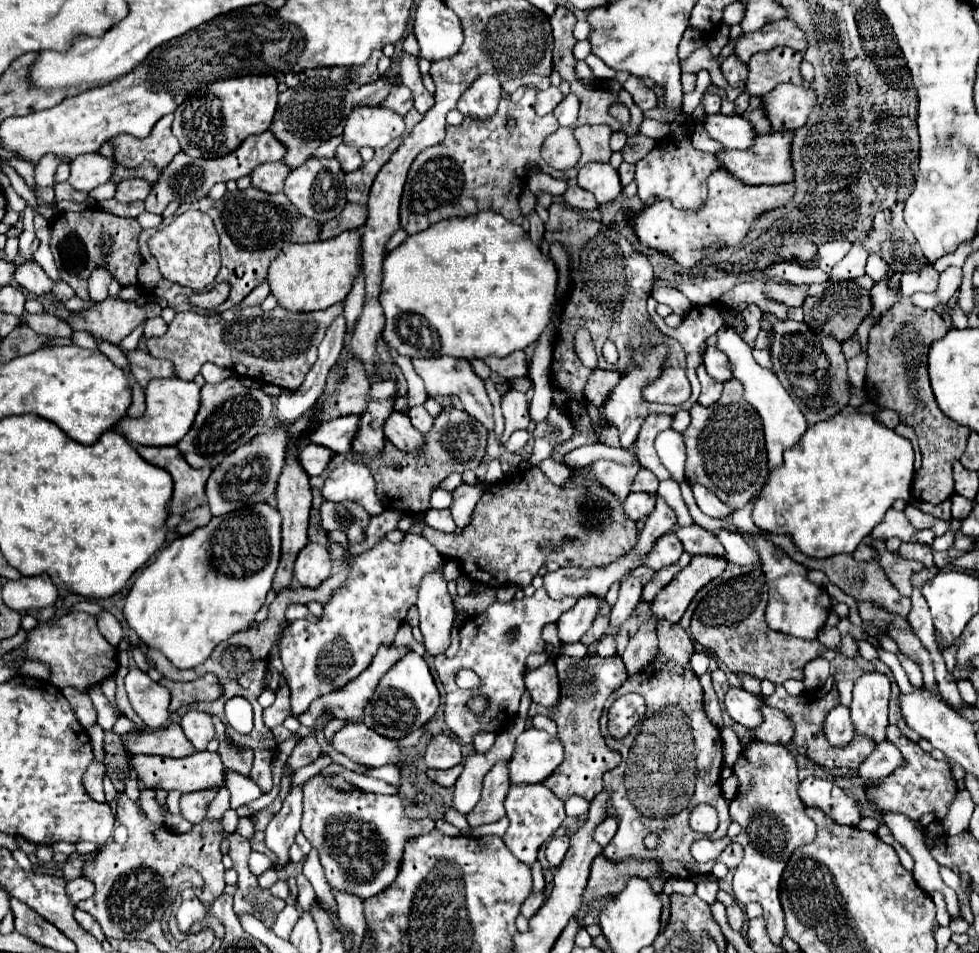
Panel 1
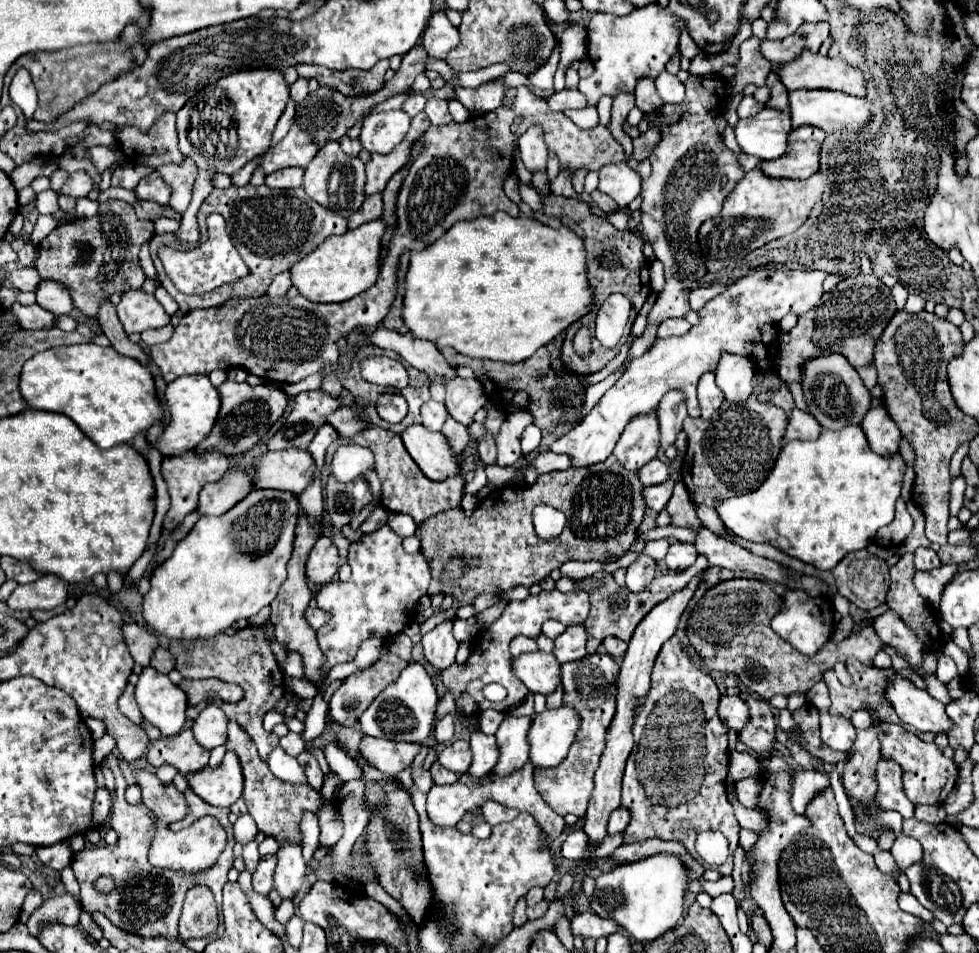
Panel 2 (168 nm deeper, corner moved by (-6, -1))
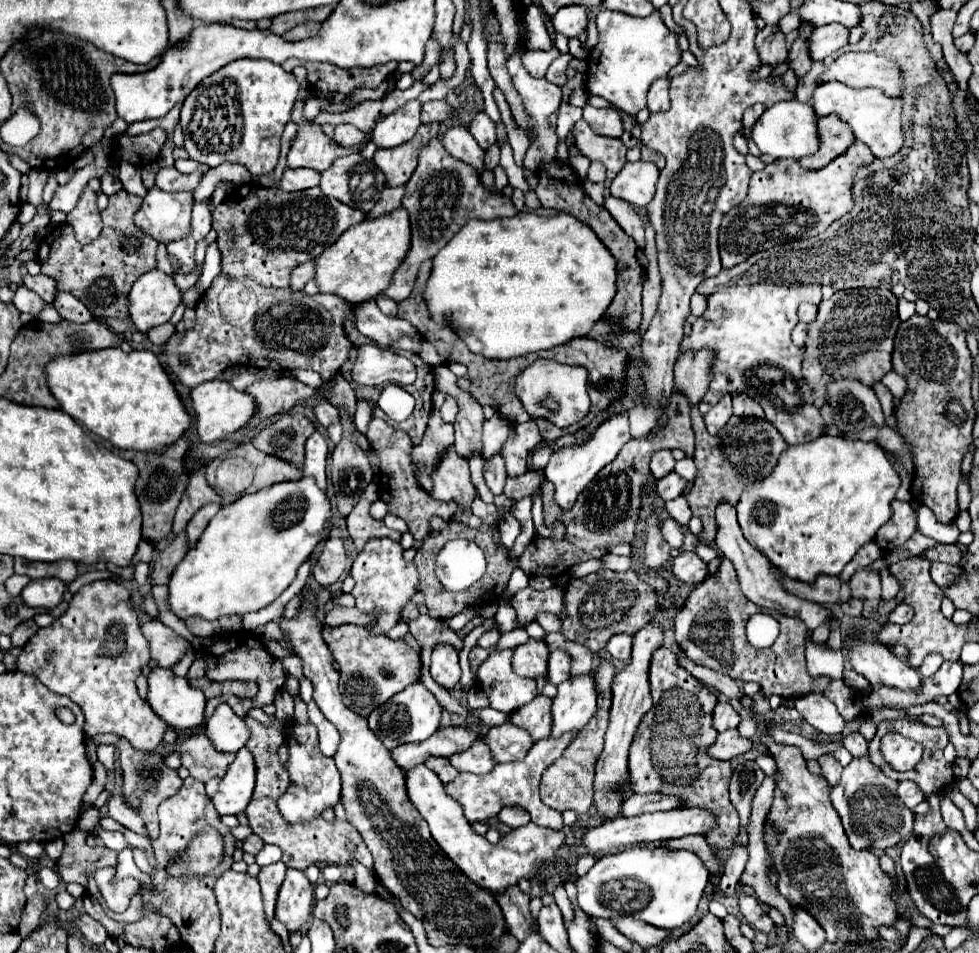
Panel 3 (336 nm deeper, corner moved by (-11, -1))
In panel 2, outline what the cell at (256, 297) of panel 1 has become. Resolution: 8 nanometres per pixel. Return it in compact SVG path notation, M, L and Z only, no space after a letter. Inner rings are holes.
M282 272L282 274L278 274L274 280L272 280L272 284L268 286L268 296L284 296L286 294L286 290L292 286L292 282L290 282L290 272Z

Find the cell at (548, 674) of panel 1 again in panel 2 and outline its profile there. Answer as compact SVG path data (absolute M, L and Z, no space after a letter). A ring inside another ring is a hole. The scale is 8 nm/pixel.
M530 652L514 658L514 674L534 694L550 696L560 684L560 664L554 654Z

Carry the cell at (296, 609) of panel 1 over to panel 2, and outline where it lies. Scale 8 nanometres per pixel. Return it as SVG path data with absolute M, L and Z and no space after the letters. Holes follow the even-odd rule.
M308 608L306 610L306 622L308 622L308 626L312 630L318 630L328 622L328 614L324 610L320 610L320 608Z

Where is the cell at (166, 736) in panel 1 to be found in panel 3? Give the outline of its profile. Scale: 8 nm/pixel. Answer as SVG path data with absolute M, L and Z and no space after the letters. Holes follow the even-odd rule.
M203 732L179 738L175 752L181 754L183 766L187 766L191 776L203 784L211 778L223 778L229 764L235 760L235 754L217 752Z

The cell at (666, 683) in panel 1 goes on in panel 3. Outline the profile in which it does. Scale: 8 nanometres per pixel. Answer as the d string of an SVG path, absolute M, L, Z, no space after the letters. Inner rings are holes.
M657 648L657 652L653 652L649 666L649 688L653 708L641 718L629 750L631 788L639 794L677 794L685 800L685 806L701 806L711 810L717 818L717 828L707 834L707 840L717 854L723 854L735 844L739 834L739 814L729 800L731 764L711 760L705 754L705 748L717 738L717 730L713 728L713 708L717 704L717 696L677 666L677 656L673 656L669 648Z

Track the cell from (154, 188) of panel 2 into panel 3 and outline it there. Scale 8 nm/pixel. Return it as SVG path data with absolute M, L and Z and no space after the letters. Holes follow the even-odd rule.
M161 168L157 174L157 188L165 192L181 192L181 190L195 190L201 182L203 174L201 172L191 172L191 174L181 174L177 168Z

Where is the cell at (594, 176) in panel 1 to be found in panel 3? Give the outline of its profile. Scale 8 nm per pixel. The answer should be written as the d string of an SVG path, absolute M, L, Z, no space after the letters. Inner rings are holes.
M627 162L611 182L611 194L633 206L647 206L655 196L659 168L653 162Z

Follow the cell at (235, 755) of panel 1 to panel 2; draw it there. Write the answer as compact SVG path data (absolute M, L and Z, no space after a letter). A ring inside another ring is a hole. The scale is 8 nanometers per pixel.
M228 722L228 740L226 740L226 750L236 752L240 766L242 766L242 774L244 774L244 800L248 806L248 814L254 818L258 830L262 830L268 836L274 836L278 842L302 842L300 836L300 818L304 810L312 810L318 812L320 808L320 794L312 788L308 788L306 784L286 784L280 782L268 768L268 764L258 756L256 744L252 742L252 738L236 724L236 722Z

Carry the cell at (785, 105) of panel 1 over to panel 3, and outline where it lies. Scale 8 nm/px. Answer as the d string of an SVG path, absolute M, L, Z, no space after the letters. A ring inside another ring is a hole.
M825 82L817 86L813 94L813 108L817 116L837 114L843 122L851 126L855 138L867 144L877 158L889 158L897 154L905 144L905 134L901 124L903 102L901 98L885 96L885 92L881 92L879 88L849 88L841 82Z

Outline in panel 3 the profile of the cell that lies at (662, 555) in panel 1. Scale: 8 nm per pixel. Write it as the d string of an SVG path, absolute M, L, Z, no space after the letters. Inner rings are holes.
M681 552L673 560L673 574L685 584L701 584L703 580L707 580L709 570L707 564L695 552Z

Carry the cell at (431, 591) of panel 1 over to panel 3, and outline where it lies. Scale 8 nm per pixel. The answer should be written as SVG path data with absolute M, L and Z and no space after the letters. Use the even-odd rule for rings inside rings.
M437 644L431 660L431 676L439 686L443 686L449 692L459 684L461 678L459 656L451 646Z

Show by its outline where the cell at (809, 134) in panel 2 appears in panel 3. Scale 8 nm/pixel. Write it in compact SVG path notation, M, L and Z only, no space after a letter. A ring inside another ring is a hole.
M837 116L819 118L819 138L819 152L799 160L801 166L807 170L819 170L827 166L831 160L835 160L835 156L841 156L855 142L855 136L853 132L849 132L849 126L843 120L837 120Z

